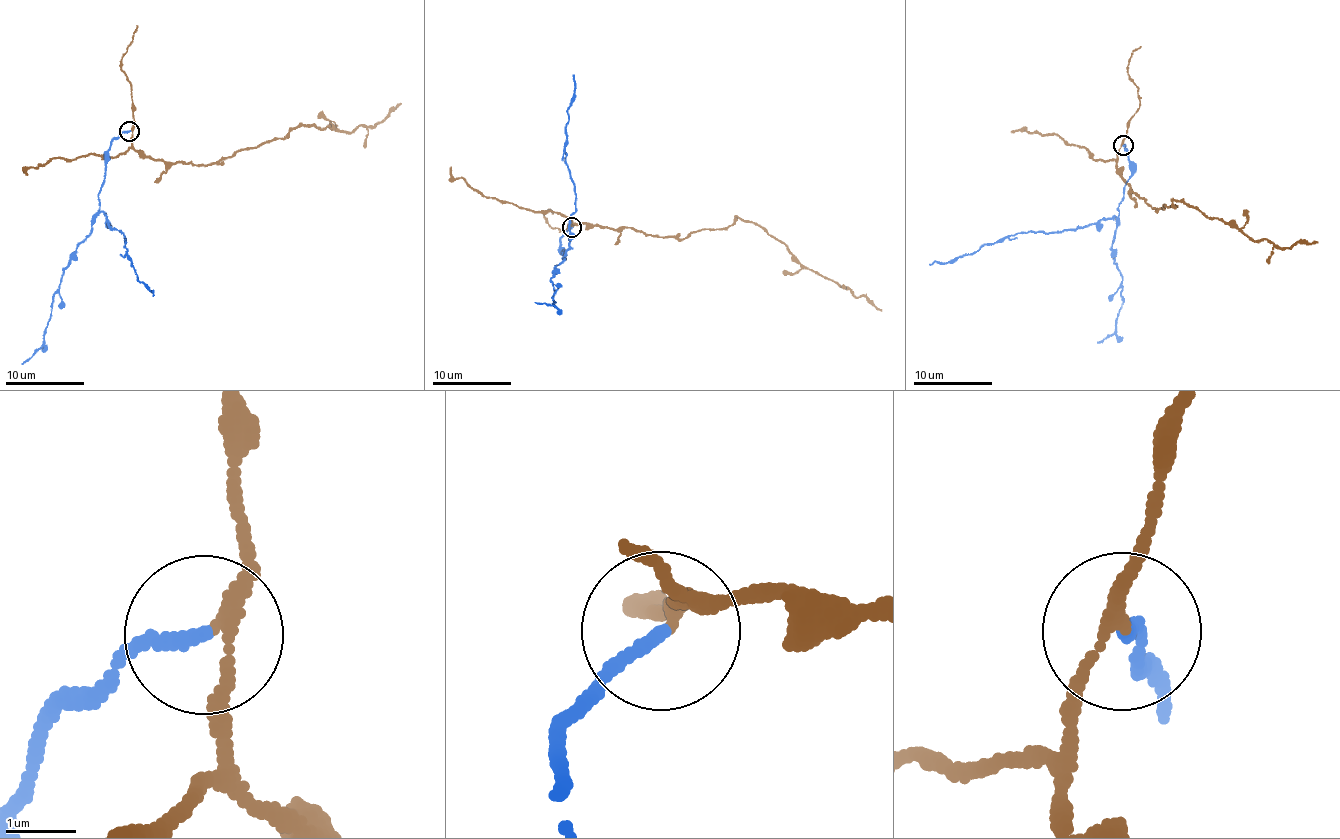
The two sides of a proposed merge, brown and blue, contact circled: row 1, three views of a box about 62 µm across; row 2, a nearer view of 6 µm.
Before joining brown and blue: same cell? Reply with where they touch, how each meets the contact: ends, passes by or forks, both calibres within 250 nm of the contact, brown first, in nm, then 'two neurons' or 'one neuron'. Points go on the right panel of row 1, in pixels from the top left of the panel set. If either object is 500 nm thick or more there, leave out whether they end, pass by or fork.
place (1123, 145); brown passes by; blue ends; calibres 160 and 180 nm; two neurons

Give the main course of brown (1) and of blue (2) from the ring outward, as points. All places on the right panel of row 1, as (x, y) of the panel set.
1: (1124, 145), (1120, 174), (1156, 211), (1176, 207), (1174, 201), (1230, 222), (1254, 240), (1291, 249), (1317, 242)
2: (1123, 145), (1131, 171), (1116, 217), (1100, 219), (1075, 230), (1005, 236), (948, 263), (934, 262), (930, 266)

